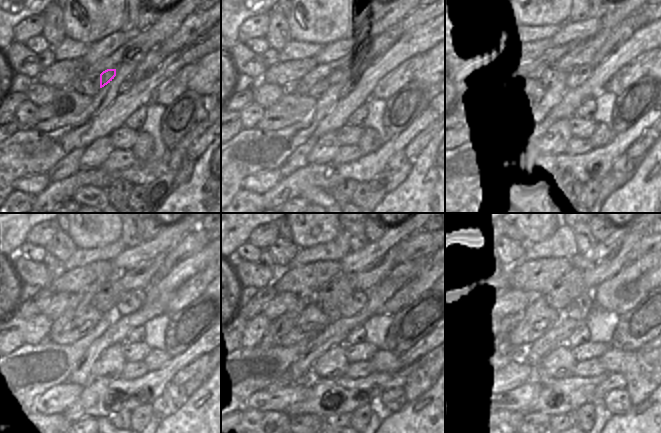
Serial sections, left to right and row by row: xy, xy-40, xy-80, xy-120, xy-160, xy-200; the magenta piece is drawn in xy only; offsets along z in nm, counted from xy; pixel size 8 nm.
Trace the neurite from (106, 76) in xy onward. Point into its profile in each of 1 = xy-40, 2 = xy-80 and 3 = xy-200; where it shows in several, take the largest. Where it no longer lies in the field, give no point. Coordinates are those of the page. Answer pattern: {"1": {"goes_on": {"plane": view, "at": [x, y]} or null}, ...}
{"1": {"goes_on": {"plane": "xy-40", "at": [357, 54]}}, "2": {"goes_on": {"plane": "xy-80", "at": [583, 53]}}, "3": {"goes_on": {"plane": "xy-200", "at": [593, 276]}}}

